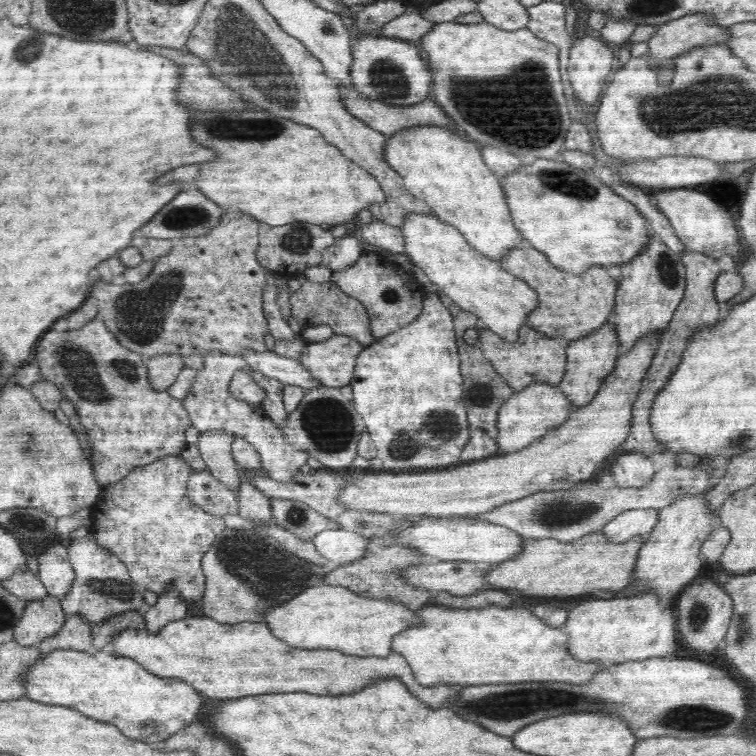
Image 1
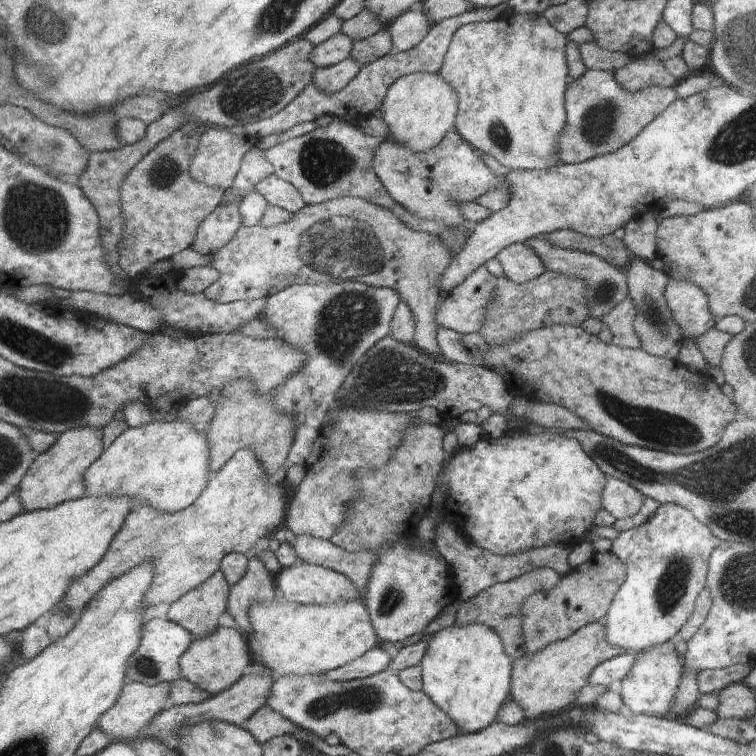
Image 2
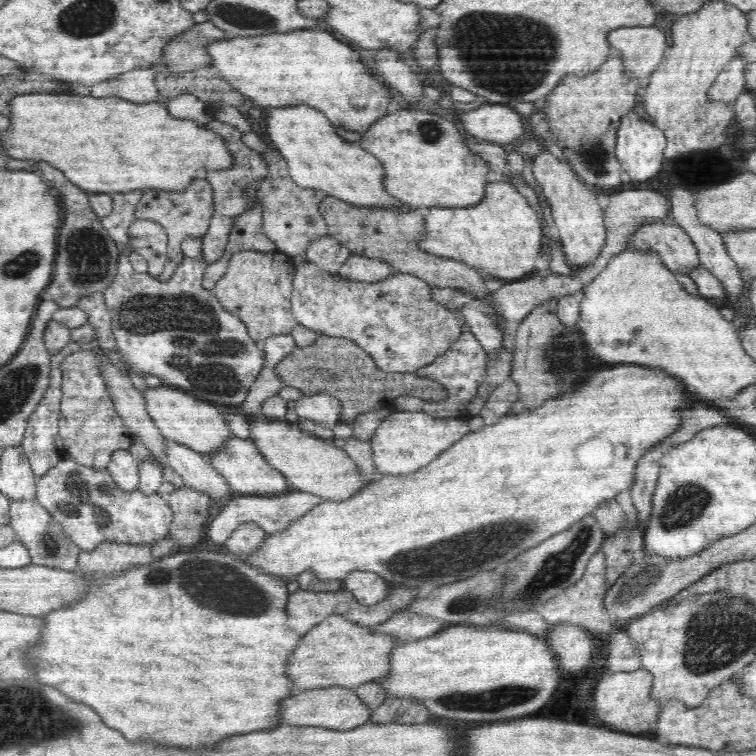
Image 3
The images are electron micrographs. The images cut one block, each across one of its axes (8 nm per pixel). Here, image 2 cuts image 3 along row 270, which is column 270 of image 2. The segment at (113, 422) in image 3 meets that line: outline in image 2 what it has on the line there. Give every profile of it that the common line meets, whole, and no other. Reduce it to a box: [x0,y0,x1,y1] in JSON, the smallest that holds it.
[250,4,504,214]

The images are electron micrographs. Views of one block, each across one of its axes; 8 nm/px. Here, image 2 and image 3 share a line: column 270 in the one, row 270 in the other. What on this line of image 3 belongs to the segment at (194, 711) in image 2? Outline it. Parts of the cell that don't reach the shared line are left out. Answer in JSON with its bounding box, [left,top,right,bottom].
[631,220,700,273]

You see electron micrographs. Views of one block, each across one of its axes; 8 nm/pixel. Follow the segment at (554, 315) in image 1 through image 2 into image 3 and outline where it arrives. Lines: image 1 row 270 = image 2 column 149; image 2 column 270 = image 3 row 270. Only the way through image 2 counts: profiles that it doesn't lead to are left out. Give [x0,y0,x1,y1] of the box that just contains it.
[417,179,543,282]

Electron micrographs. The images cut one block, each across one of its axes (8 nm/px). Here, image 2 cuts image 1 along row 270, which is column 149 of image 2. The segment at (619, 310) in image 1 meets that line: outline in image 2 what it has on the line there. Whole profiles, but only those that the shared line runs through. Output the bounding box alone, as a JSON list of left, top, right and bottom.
[126,617,194,685]

